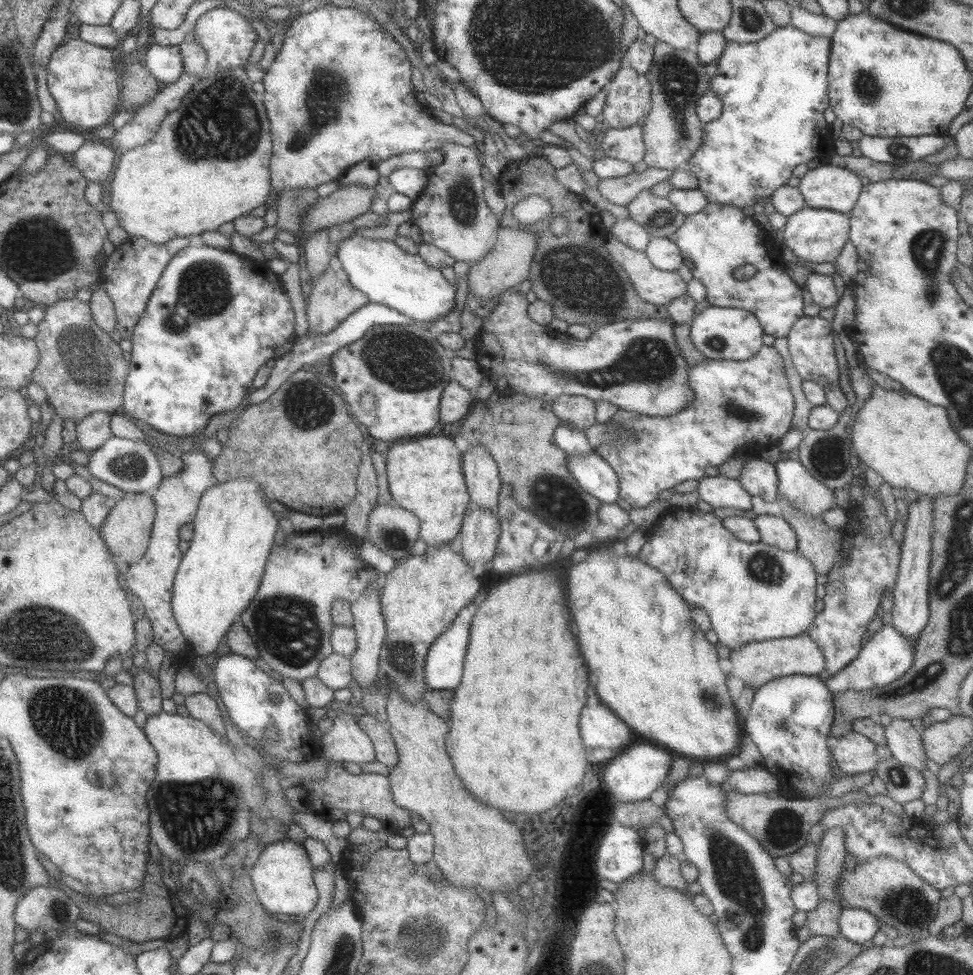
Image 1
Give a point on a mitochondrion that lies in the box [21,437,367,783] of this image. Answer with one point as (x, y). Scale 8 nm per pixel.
(68, 721)

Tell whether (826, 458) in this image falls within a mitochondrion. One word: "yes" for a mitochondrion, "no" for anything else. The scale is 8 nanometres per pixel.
yes

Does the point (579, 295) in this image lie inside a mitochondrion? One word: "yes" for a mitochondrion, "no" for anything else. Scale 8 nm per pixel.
yes

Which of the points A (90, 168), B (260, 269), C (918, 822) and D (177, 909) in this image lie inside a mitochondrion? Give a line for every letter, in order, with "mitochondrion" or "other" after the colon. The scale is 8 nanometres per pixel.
A: other
B: other
C: other
D: other

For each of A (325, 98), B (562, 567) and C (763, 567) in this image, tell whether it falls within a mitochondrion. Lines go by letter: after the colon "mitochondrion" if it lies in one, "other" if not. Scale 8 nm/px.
A: mitochondrion
B: other
C: mitochondrion

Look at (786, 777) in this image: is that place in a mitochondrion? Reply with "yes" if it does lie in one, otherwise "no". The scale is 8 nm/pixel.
no

